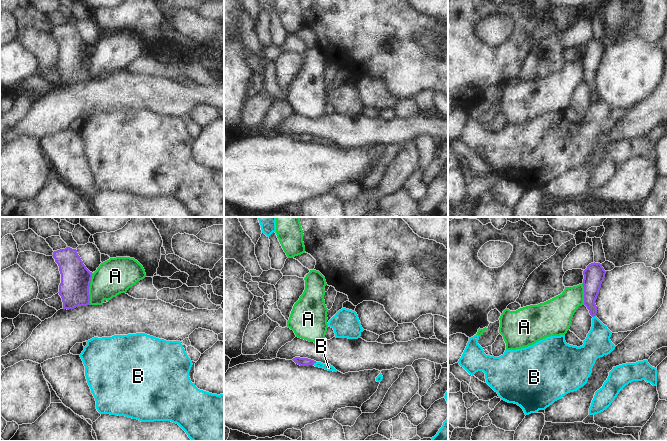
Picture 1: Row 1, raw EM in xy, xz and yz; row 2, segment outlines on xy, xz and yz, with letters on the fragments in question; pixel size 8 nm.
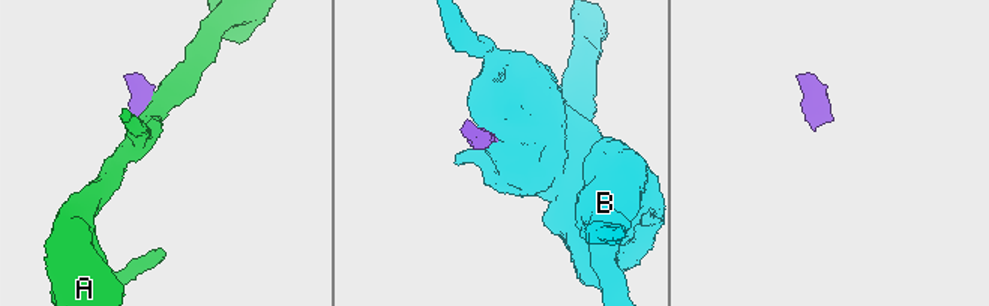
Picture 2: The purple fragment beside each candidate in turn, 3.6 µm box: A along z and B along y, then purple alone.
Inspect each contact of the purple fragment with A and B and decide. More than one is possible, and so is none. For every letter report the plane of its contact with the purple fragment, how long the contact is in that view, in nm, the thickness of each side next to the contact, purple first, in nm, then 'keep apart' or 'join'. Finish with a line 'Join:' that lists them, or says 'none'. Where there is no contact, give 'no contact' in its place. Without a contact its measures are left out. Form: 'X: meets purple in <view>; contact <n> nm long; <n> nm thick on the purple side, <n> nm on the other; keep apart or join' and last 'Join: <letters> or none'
A: meets purple in xy; contact 260 nm long; 240 nm thick on the purple side, 280 nm on the other; keep apart
B: meets purple in xz; contact 40 nm long; 60 nm thick on the purple side, 50 nm on the other; join
Join: B

